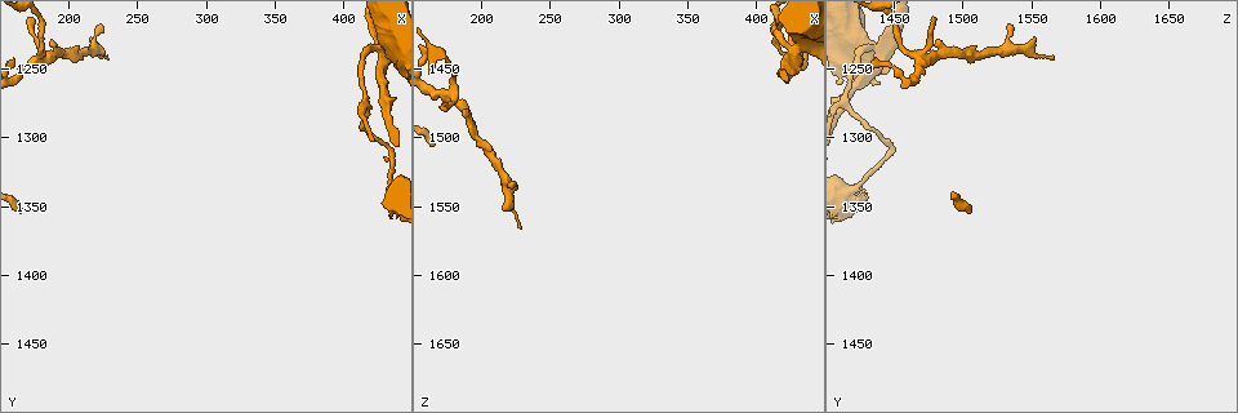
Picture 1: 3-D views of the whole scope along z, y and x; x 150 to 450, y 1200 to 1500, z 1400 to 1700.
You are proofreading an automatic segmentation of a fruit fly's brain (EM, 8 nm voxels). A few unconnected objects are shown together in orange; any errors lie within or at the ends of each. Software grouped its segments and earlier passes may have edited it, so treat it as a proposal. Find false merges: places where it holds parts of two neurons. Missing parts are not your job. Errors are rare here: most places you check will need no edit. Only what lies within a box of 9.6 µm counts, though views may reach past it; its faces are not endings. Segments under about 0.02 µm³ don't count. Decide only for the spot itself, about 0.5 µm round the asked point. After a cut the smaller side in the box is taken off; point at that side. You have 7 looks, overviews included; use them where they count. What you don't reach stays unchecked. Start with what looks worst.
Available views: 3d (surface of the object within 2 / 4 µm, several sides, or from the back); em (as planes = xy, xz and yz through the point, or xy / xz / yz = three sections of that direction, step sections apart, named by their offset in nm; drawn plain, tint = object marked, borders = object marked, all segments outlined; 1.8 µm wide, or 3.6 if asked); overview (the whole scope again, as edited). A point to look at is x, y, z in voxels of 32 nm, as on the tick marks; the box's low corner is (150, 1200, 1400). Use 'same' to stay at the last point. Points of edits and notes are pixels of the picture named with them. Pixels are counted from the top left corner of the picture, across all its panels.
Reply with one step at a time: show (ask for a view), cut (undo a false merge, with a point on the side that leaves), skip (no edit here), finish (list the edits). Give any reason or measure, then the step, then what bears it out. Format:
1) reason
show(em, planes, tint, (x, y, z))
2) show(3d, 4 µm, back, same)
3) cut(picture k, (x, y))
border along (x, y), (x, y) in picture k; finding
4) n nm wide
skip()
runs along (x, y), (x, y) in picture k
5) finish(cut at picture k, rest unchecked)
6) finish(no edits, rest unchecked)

thick turns thin
show(em, planes, tint, (430, 1234, 1432))

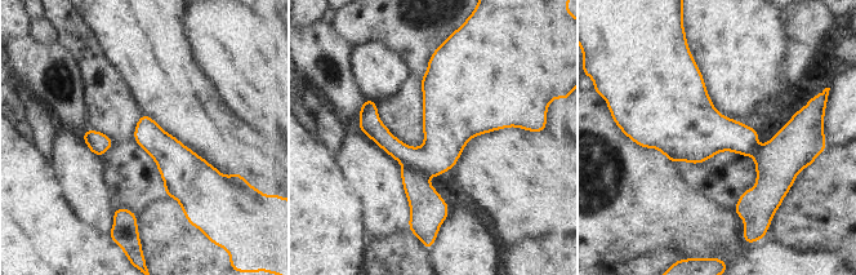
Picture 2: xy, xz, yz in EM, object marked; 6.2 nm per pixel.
200 nm wide
cut(picture 2, (427, 207))
two neurons meet here

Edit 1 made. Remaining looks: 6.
show(3d, 4 µm, (434, 1312, 1450))

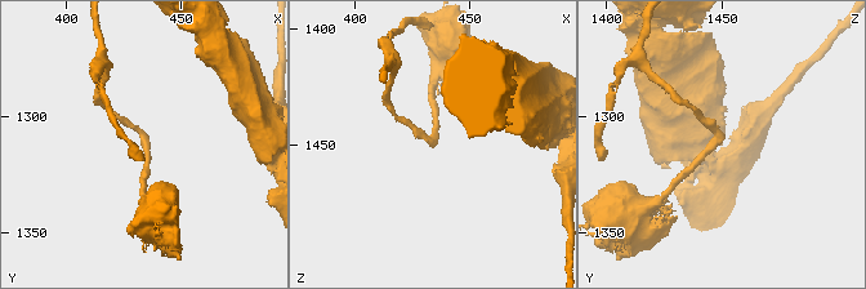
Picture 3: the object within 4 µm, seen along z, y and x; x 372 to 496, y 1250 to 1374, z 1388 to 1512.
show(em, yz, step 8, tint, (434, 1311, 1450))

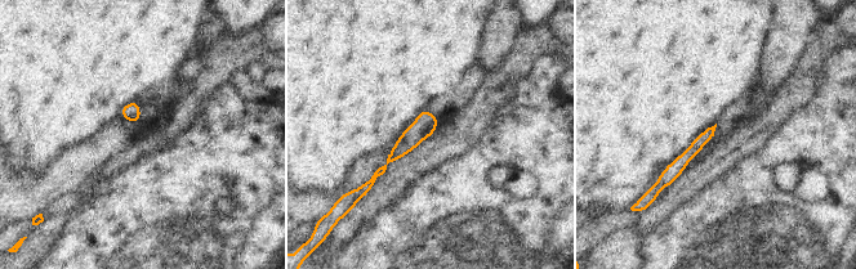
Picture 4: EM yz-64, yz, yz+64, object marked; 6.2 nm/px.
show(em, planes, tint, same)

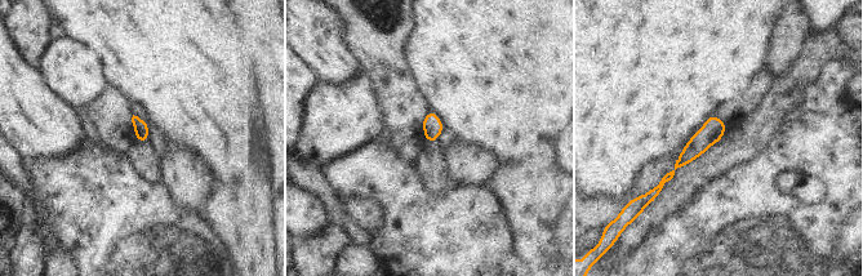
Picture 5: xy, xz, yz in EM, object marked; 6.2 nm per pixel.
skip()
runs along (720, 124), (676, 167), (659, 187) in picture 5; all the same neuron

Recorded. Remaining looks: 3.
three arms meet
show(3d, 2 µm, back, (180, 1242, 1468))

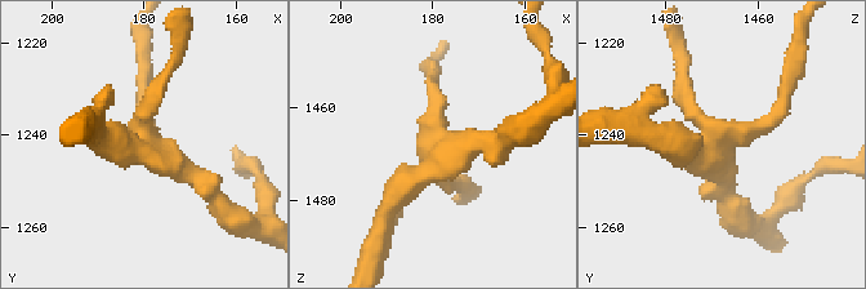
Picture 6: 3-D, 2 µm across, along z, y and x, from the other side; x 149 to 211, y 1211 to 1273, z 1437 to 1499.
show(em, yz, step 4, plain, (179, 1239, 1467))

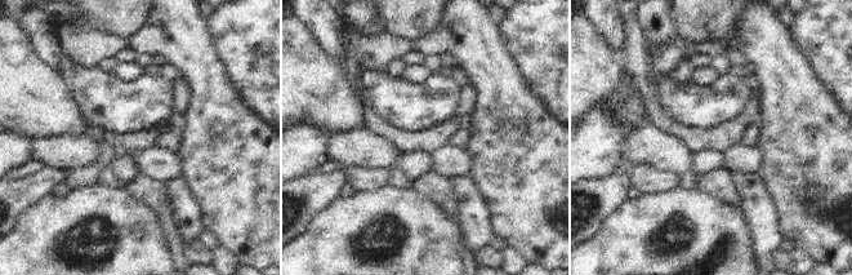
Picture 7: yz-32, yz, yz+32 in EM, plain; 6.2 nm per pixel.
where the object lies
show(em, yz, step 4, tint, same)

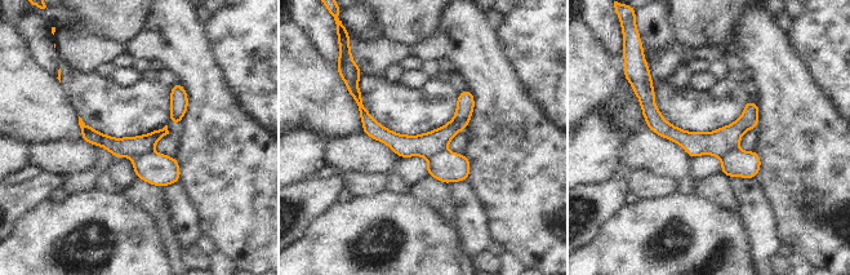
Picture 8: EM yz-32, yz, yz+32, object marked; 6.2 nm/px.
180 nm wide
cut(picture 8, (139, 145))
border along (151, 150), (130, 158) in picture 8; a second neuron is stuck on

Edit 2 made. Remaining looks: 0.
finish(cut at picture 2, cut at picture 8, rest unchecked)

